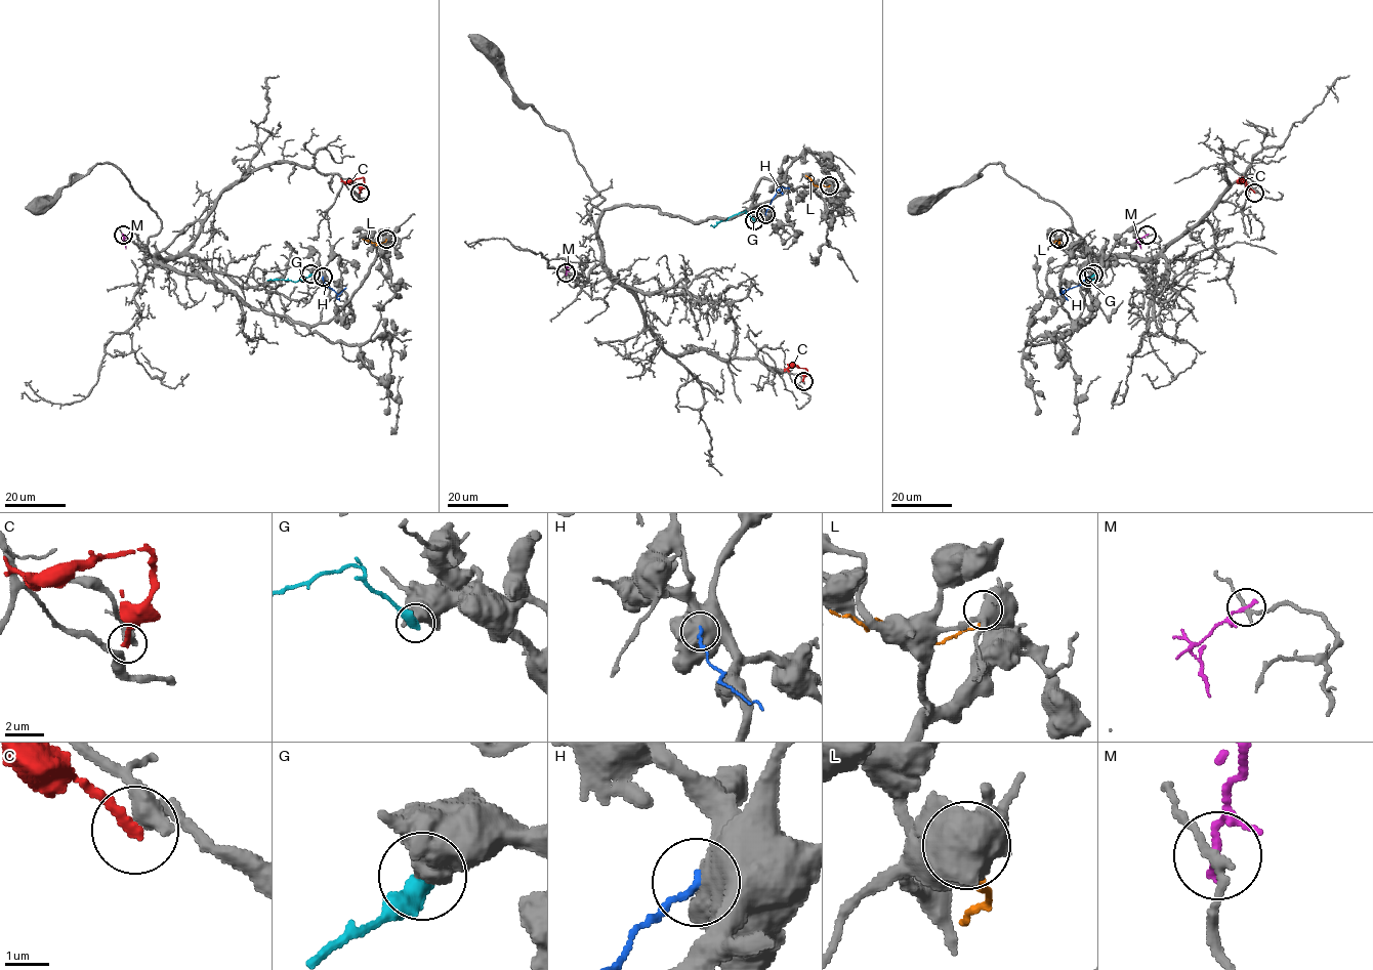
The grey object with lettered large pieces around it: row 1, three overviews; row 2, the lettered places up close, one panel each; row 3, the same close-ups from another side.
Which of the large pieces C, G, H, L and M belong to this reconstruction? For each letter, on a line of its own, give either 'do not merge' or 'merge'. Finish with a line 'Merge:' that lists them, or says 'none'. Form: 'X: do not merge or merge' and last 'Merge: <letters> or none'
C: do not merge
G: do not merge
H: do not merge
L: do not merge
M: do not merge
Merge: none

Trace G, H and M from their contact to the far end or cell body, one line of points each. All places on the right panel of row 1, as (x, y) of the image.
G: (1093, 273), (1084, 279), (1087, 282), (1098, 280)
H: (1087, 277), (1062, 294), (1062, 288)
M: (1147, 235), (1139, 241), (1140, 248)

